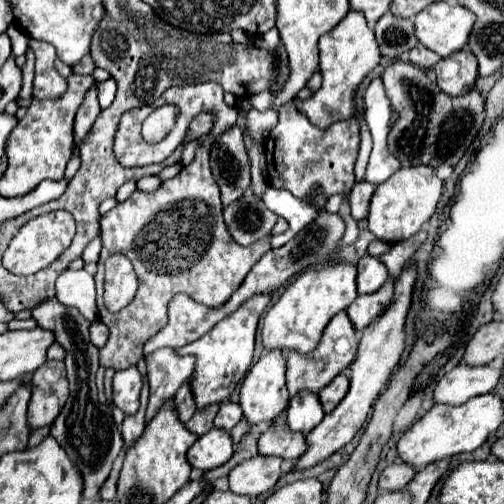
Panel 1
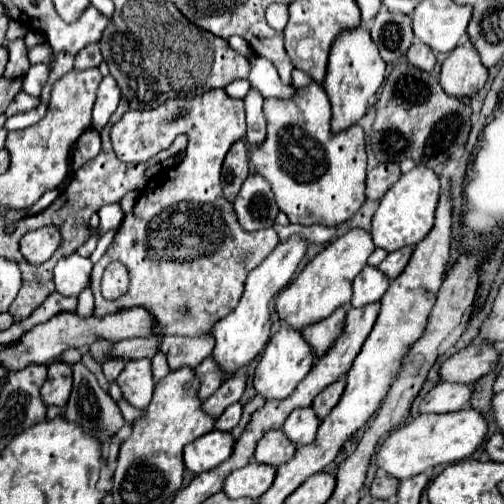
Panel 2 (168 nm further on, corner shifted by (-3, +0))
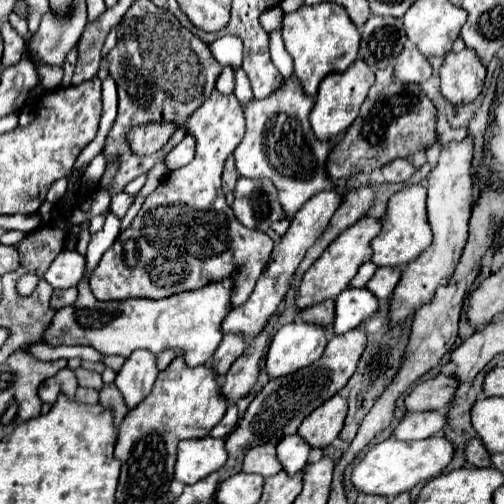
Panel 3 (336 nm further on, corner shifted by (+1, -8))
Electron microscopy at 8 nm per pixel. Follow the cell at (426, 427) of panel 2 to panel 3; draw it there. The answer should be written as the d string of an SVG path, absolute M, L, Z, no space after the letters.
M388 438L372 446L352 468L352 486L358 494L376 494L384 498L394 498L402 492L412 490L416 484L438 476L452 460L452 444L446 438L426 438L418 442L400 442Z

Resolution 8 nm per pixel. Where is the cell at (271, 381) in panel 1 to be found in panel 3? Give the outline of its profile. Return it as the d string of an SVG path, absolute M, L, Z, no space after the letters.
M292 322L282 326L274 334L266 356L268 376L286 376L302 366L310 366L322 356L326 342L326 328L320 324Z

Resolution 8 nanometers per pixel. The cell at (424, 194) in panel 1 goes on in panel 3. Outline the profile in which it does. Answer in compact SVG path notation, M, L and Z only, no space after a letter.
M412 184L412 186L406 186L404 190L396 192L390 198L388 210L382 220L384 222L382 222L380 234L370 242L374 248L372 262L376 266L392 266L392 268L406 266L416 256L420 256L420 252L424 252L432 242L430 224L426 220L426 188L422 184Z

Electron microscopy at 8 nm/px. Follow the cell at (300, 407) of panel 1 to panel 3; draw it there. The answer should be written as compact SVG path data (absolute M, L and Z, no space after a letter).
M292 434L292 436L286 436L280 440L276 458L280 458L282 470L288 476L294 476L306 466L308 454L310 454L310 446L298 434Z

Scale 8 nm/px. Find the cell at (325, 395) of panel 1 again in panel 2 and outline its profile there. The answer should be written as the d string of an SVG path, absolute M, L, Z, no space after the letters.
M336 380L336 382L332 382L328 388L324 388L324 390L314 398L312 408L316 410L318 418L324 418L326 414L330 414L330 410L338 404L338 400L340 400L344 388L346 388L346 382L344 382L344 380Z

